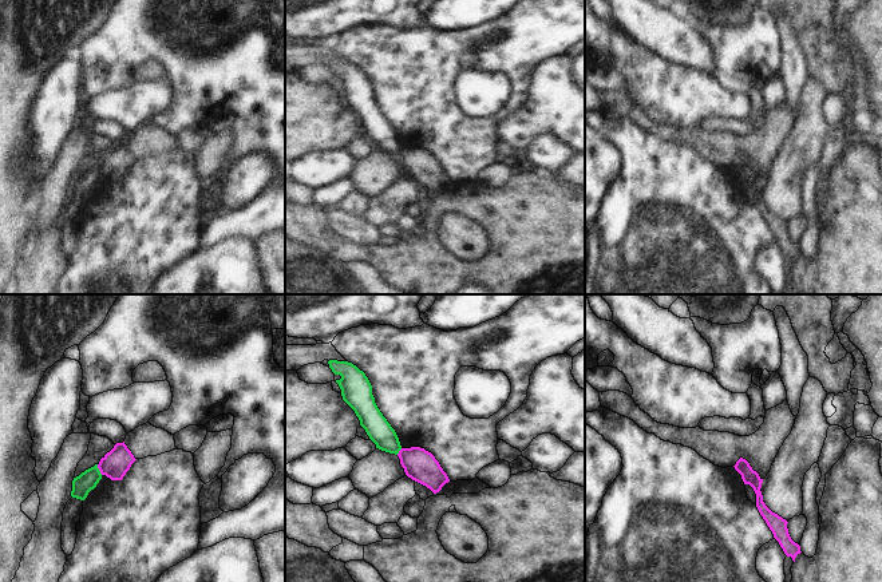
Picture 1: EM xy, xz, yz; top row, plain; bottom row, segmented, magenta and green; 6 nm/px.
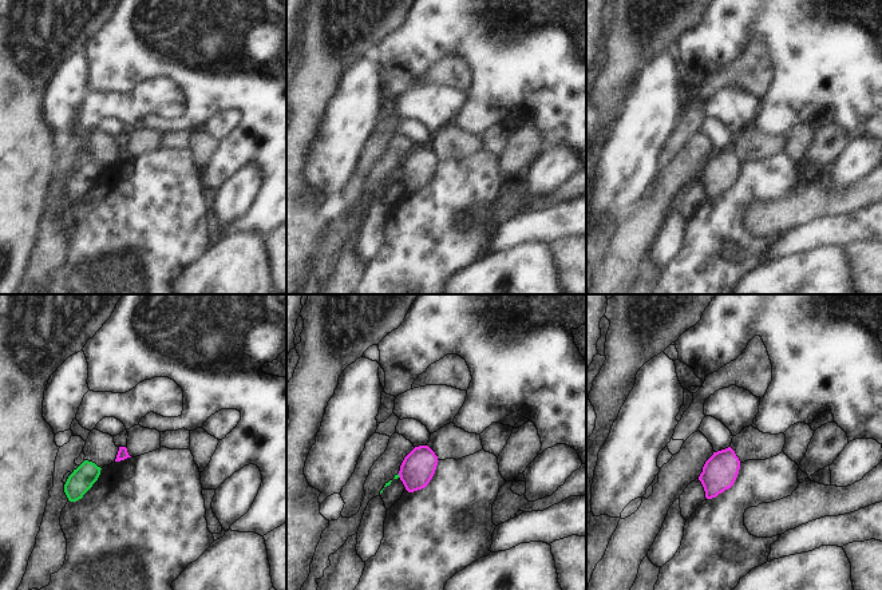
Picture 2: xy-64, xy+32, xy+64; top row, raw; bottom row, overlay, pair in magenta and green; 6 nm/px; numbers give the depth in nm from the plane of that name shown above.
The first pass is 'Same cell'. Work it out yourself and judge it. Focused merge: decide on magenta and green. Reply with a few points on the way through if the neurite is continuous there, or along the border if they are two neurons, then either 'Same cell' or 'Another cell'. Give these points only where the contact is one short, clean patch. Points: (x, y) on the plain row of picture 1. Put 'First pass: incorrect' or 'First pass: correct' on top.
First pass: incorrect
Boundary: xy (97, 165), (102, 174). Another cell.

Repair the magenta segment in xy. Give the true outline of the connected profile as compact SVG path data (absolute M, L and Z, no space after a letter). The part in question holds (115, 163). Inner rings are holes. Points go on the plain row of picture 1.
M124 142L116 143L114 149L100 159L98 169L102 175L106 175L111 181L122 181L135 161Z

